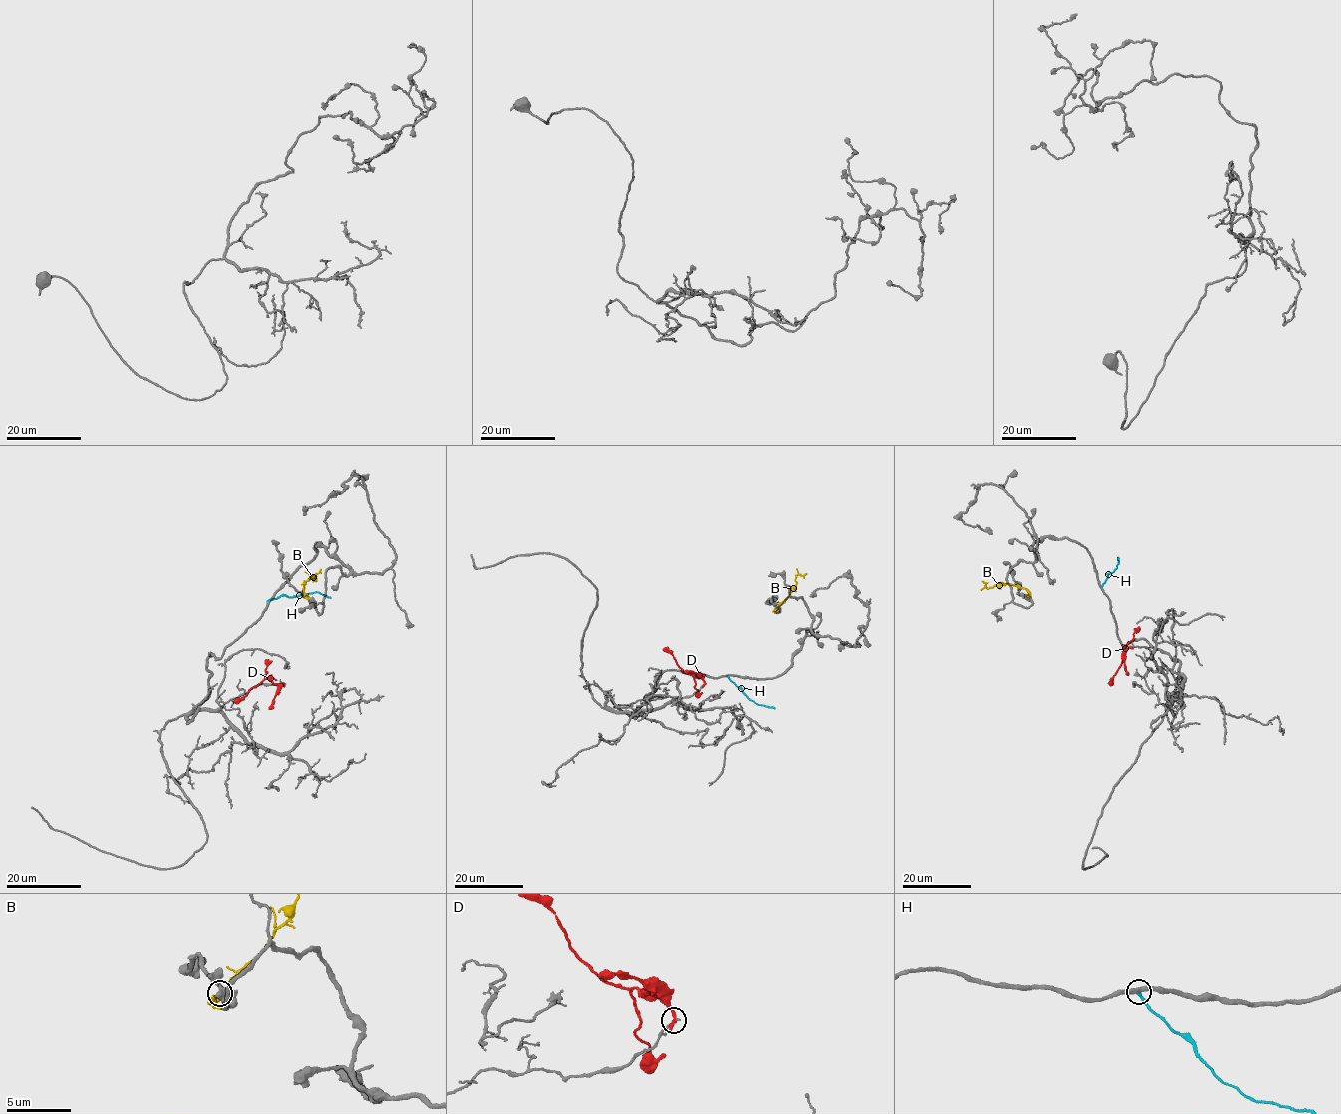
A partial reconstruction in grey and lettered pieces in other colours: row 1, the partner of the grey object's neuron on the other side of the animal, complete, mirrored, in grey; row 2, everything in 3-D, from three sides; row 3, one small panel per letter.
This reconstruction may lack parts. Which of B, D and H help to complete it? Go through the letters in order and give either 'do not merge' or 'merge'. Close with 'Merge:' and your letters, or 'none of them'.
B: do not merge
D: do not merge
H: do not merge
Merge: none of them

